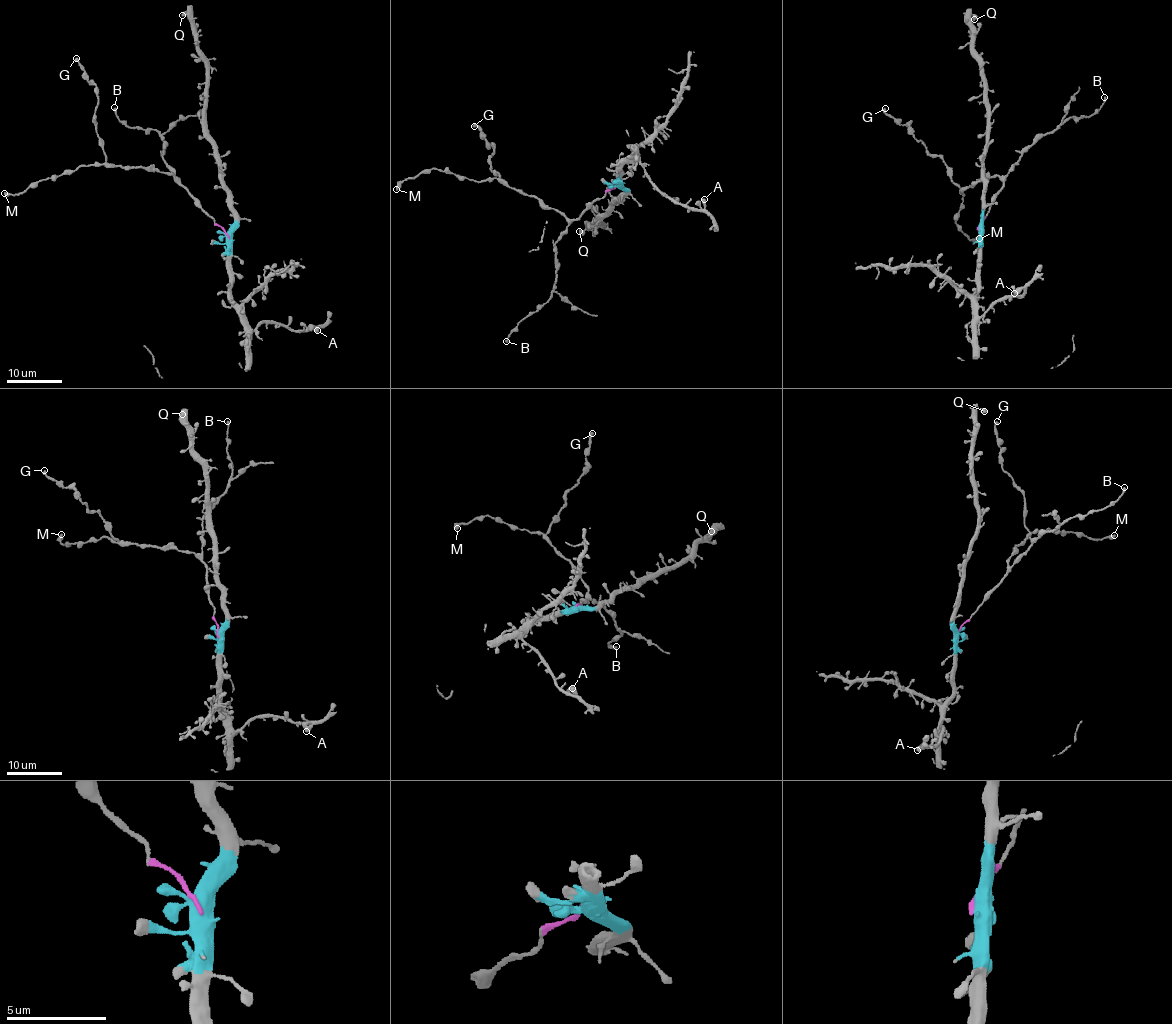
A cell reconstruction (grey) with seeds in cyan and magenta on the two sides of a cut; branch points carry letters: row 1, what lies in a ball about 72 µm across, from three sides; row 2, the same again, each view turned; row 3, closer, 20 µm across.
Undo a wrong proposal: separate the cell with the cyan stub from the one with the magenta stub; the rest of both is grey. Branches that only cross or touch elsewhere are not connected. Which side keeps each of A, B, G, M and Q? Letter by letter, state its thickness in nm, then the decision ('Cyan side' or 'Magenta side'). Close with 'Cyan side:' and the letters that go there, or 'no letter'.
A: Thickness 550 nm. Cyan side
B: Thickness 320 nm. Magenta side
G: Thickness 360 nm. Magenta side
M: Thickness 440 nm. Magenta side
Q: Thickness 550 nm. Cyan side
Cyan side: A, Q

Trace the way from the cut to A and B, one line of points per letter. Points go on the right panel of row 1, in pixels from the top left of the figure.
A: (980, 228), (980, 292), (975, 312), (982, 317), (997, 301), (1021, 296), (1025, 289), (1015, 293)
B: (980, 226), (1011, 165), (1071, 117), (1086, 118), (1100, 108), (1105, 96)

